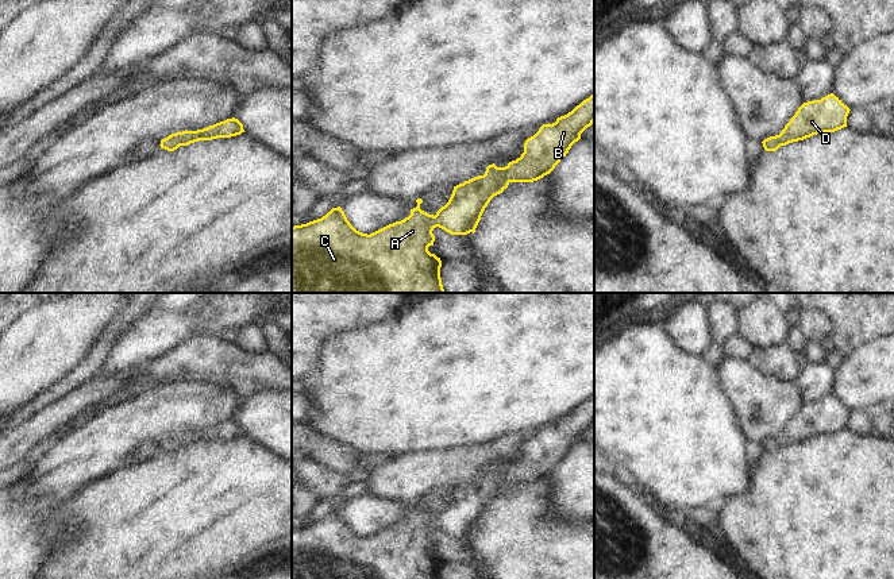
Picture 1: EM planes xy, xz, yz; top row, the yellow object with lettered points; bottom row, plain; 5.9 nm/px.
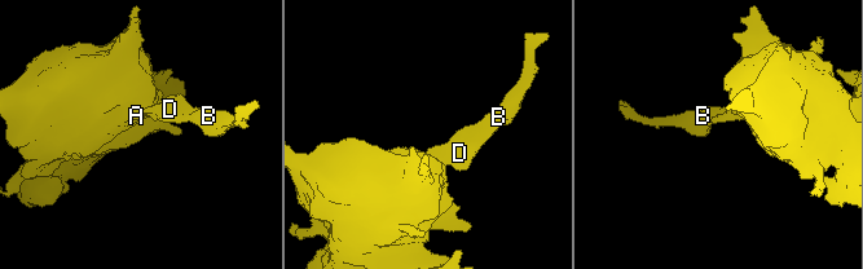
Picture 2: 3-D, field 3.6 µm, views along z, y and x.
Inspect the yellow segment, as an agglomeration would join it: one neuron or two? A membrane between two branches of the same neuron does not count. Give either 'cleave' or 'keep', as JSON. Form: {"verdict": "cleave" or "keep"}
{"verdict": "keep"}

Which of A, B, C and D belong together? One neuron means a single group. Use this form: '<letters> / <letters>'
A B C D

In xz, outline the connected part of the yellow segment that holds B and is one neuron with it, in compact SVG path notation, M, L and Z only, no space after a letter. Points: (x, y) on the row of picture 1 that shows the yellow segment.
M594 94L555 123L543 124L525 140L524 153L516 161L505 167L489 165L483 175L454 186L448 202L435 216L421 211L423 200L417 198L408 217L370 235L357 231L340 206L321 219L292 227L292 293L444 293L442 260L428 251L435 242L432 231L439 227L451 235L474 233L494 196L510 182L533 182L550 174L593 123Z

